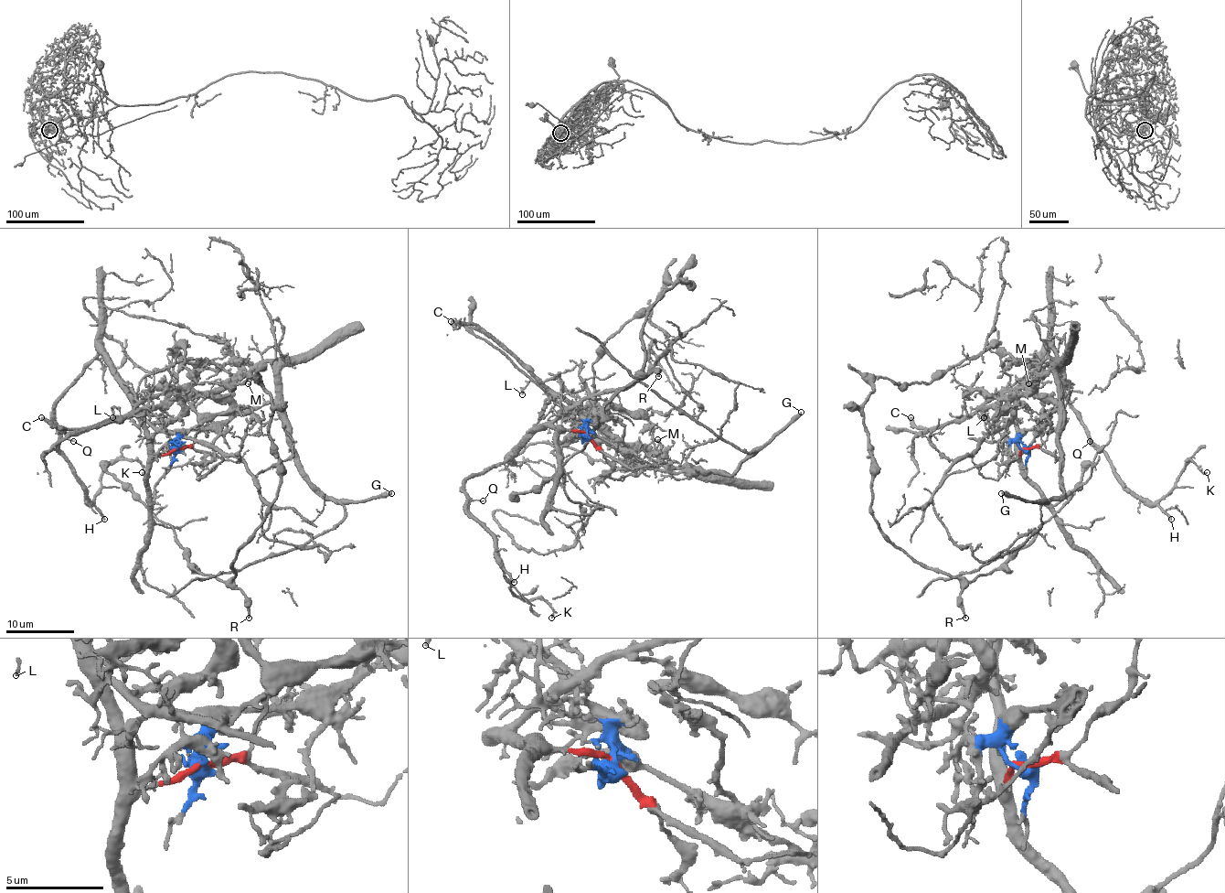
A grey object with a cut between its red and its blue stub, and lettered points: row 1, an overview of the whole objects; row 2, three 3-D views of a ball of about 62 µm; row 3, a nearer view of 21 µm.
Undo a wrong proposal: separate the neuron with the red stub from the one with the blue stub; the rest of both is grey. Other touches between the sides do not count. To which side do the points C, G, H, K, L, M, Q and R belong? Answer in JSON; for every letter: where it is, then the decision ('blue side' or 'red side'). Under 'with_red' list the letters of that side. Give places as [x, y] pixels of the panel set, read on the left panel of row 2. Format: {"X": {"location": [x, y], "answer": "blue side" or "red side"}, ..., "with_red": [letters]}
{"C": {"location": [41, 417], "answer": "blue side"}, "G": {"location": [391, 493], "answer": "blue side"}, "H": {"location": [104, 519], "answer": "red side"}, "K": {"location": [142, 472], "answer": "red side"}, "L": {"location": [112, 417], "answer": "blue side"}, "M": {"location": [248, 383], "answer": "blue side"}, "Q": {"location": [73, 441], "answer": "red side"}, "R": {"location": [249, 618], "answer": "red side"}, "with_red": ["H", "K", "Q", "R"]}

